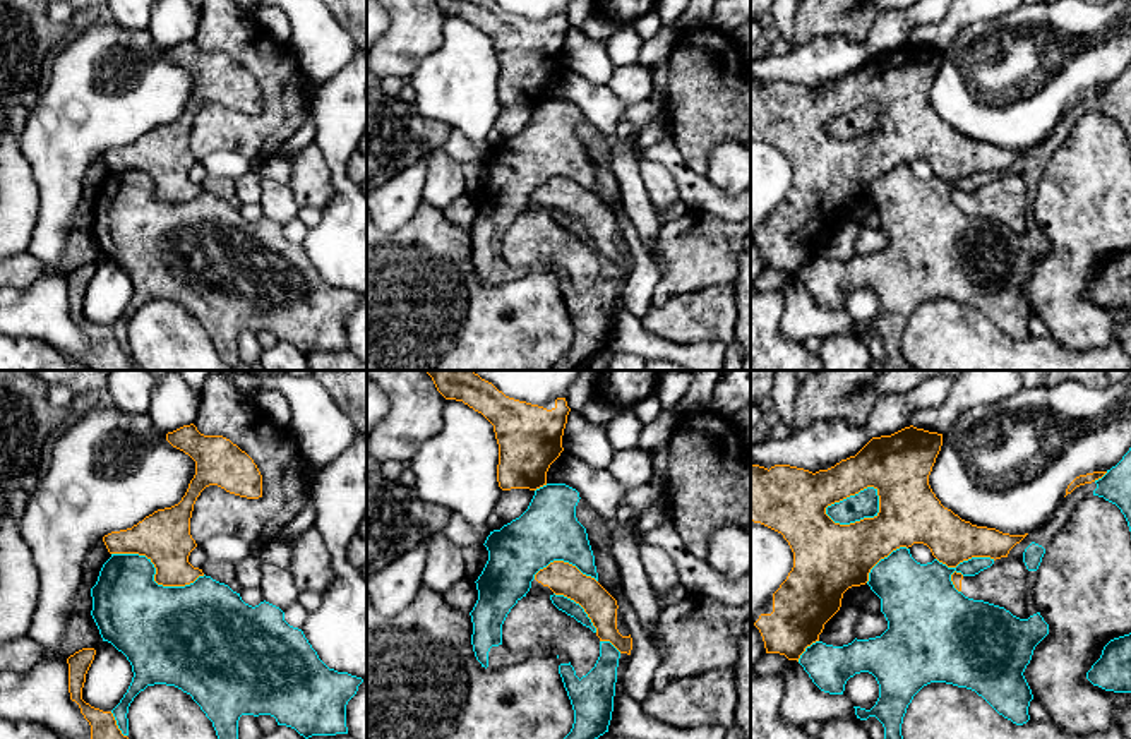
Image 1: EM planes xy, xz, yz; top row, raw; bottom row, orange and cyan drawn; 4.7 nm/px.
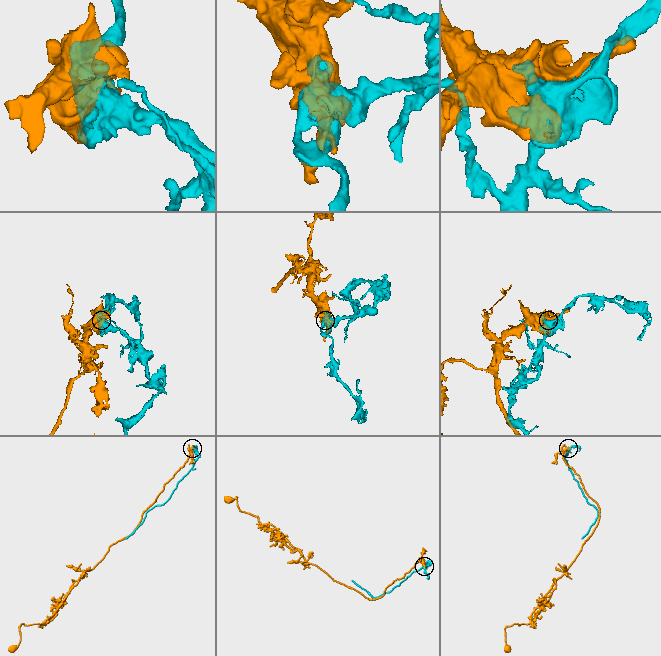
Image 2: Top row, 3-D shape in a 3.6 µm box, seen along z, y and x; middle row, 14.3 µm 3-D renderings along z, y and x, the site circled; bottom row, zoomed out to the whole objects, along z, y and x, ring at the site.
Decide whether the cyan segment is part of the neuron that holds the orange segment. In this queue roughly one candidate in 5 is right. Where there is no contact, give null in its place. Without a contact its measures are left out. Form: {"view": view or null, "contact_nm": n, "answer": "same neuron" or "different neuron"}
{"view": "yz", "contact_nm": 280, "answer": "different neuron"}

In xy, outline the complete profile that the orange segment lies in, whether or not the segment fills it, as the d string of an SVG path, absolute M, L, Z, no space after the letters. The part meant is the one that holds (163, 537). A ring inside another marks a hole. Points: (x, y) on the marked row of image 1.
M194 424L166 434L166 441L195 461L195 475L182 501L158 509L132 528L103 537L110 554L146 556L156 568L154 581L163 586L185 586L204 576L188 562L197 547L190 535L190 518L200 492L218 485L230 494L262 497L262 475L254 460L223 436L204 436Z

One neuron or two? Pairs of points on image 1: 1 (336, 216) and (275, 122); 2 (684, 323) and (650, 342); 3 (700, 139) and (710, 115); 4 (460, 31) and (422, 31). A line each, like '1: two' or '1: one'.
1: two
2: two
3: one
4: two

